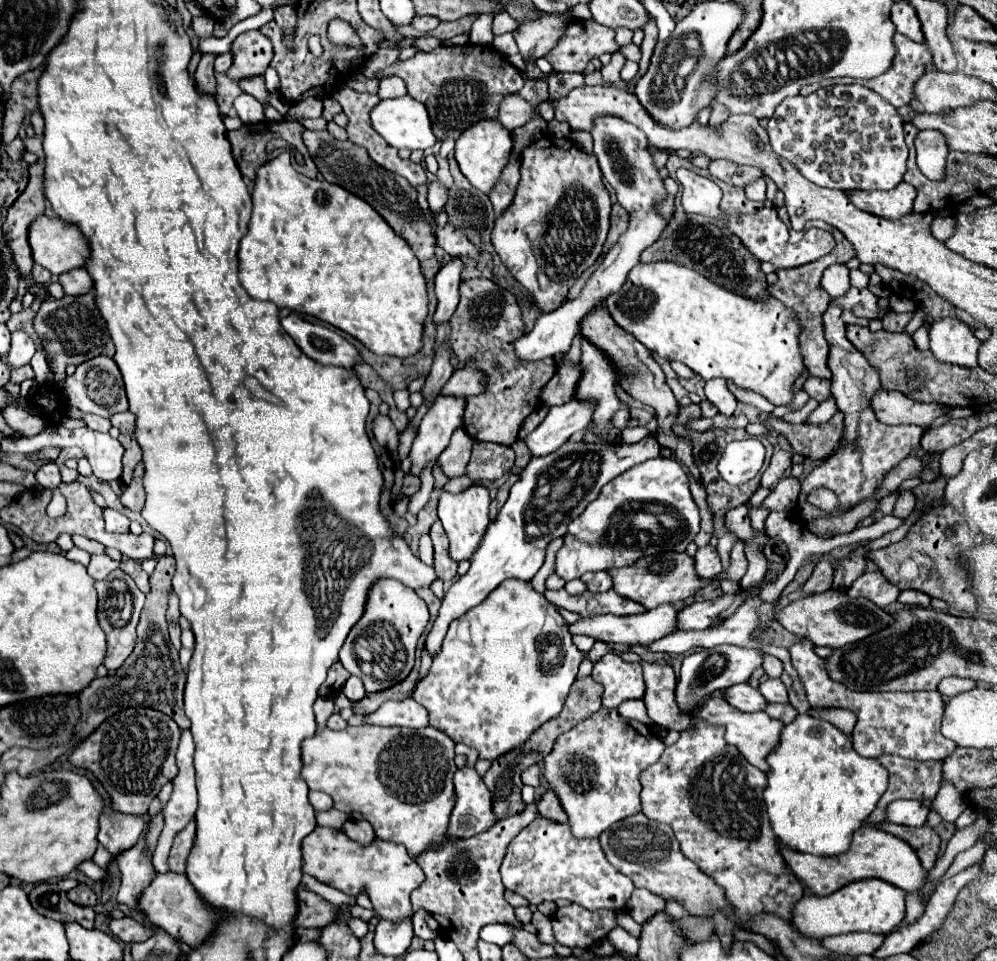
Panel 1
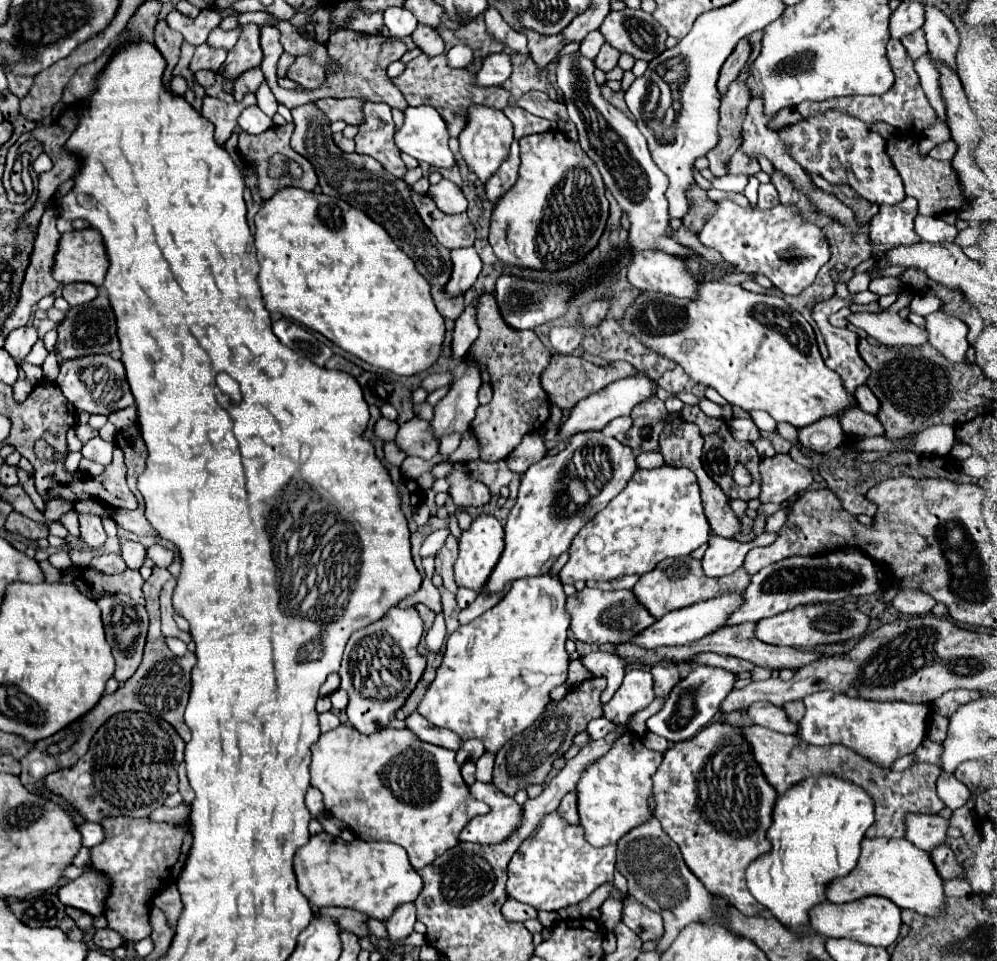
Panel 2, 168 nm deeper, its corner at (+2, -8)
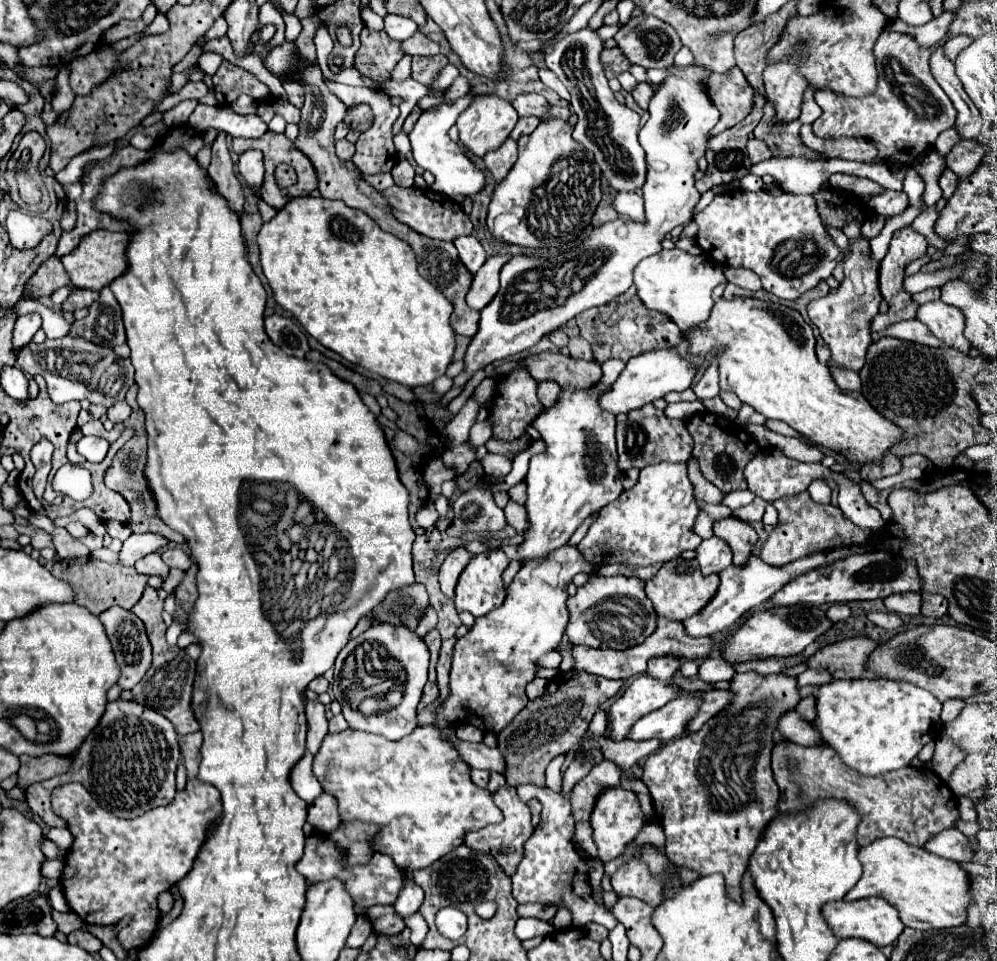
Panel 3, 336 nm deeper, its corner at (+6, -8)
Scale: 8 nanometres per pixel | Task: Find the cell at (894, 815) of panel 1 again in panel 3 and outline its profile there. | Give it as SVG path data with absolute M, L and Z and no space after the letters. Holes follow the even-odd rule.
M945 828L939 834L931 836L923 850L941 858L949 858L953 862L969 862L973 858L973 850L967 838L957 828Z

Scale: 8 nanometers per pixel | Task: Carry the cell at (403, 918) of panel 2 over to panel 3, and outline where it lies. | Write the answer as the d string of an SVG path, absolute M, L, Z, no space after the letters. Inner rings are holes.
M407 878L405 888L401 890L401 894L397 896L397 900L393 904L397 916L401 916L403 920L409 918L409 916L413 916L419 910L421 904L423 904L423 890L421 890L421 886L417 886L411 878Z

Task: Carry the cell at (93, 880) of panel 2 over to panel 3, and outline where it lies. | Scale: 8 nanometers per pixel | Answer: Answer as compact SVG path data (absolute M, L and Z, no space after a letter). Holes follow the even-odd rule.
M55 886L55 888L49 890L49 902L51 902L51 906L55 910L61 910L61 912L69 912L71 910L69 908L69 902L67 902L63 890L61 890L61 886Z

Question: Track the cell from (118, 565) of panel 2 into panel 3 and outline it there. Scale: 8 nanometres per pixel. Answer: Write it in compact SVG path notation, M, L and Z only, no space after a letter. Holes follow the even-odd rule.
M131 534L119 552L119 564L121 566L133 566L139 558L143 558L149 552L161 552L167 540L163 536L155 534Z

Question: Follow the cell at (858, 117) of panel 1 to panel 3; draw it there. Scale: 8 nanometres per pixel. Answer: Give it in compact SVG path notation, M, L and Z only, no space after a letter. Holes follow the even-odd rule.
M883 190L877 196L869 196L869 206L881 216L897 216L909 206L909 200L905 192Z

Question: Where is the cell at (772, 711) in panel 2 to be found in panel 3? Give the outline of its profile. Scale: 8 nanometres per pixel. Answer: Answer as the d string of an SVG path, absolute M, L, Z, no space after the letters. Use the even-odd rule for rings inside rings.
M795 710L785 712L779 722L777 722L777 730L789 740L789 742L797 742L797 744L823 744L819 738L819 732L815 730L815 726L807 720L803 720Z

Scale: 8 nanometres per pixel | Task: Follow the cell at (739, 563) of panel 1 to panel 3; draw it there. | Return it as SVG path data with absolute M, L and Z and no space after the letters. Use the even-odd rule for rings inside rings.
M681 556L665 562L659 568L659 572L651 580L645 582L645 594L653 602L657 616L667 618L667 620L685 620L685 616L699 612L713 598L713 592L717 592L717 588L719 588L717 574L703 576L695 558L687 560Z

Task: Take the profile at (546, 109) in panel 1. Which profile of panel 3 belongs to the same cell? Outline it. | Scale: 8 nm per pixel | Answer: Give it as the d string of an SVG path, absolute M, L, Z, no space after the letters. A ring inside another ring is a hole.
M519 118L517 126L515 126L515 128L513 128L513 132L511 132L511 138L513 138L513 140L517 140L519 136L533 132L539 124L541 124L541 120L539 120L539 118Z

